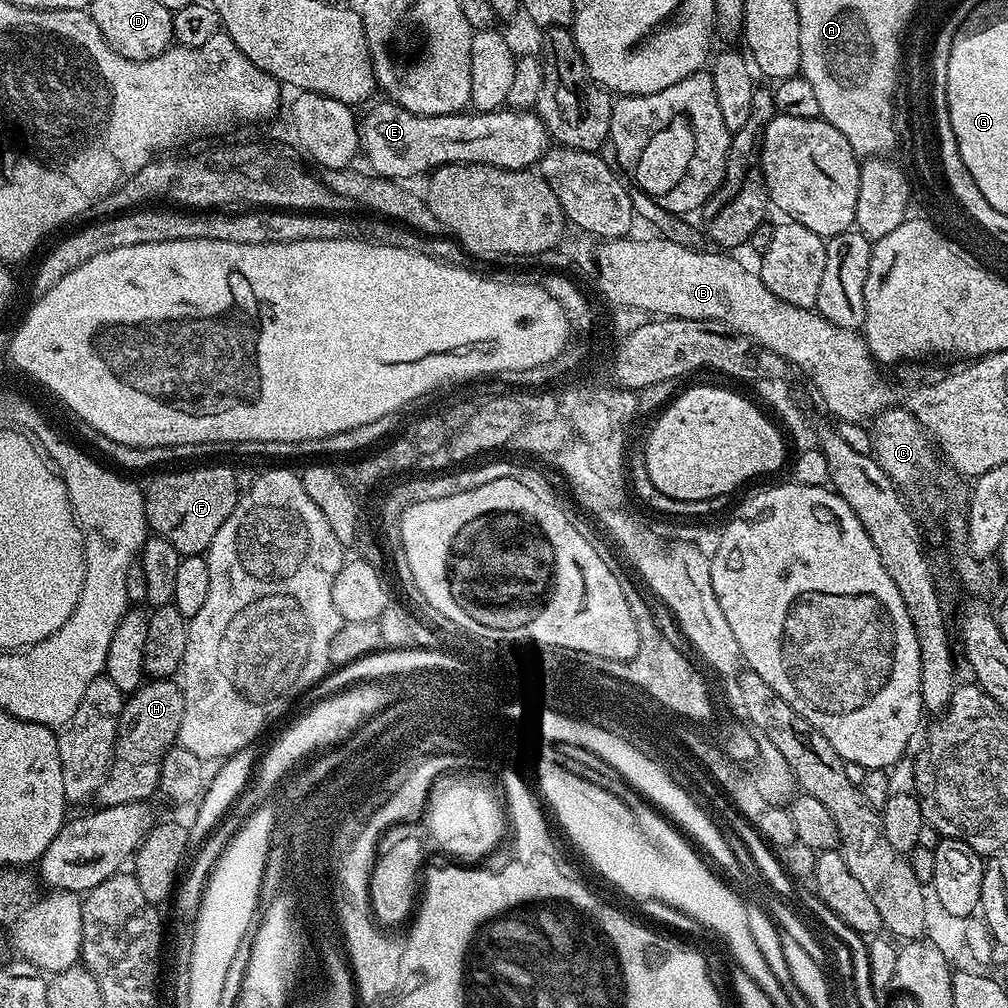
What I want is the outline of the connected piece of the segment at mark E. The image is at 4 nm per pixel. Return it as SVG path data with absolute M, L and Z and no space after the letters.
M373 103L373 108L359 121L360 152L368 159L367 167L375 175L384 176L388 180L408 182L411 176L423 177L447 164L489 164L495 168L528 170L539 165L550 147L548 128L532 110L465 110L456 112L453 116L419 116L397 104L383 103Z

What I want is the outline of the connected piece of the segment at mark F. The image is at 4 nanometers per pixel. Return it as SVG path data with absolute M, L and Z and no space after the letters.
M212 464L209 468L188 468L185 472L164 472L161 476L156 476L149 482L148 488L143 489L144 493L144 509L146 510L146 518L148 519L149 529L155 535L166 538L166 542L170 542L170 546L174 546L174 550L180 552L181 557L198 556L207 553L210 542L214 538L214 534L218 534L218 526L222 526L222 522L226 522L226 518L230 518L230 514L234 510L236 501L238 499L238 491L235 486L235 474L231 467L223 468L220 464Z

